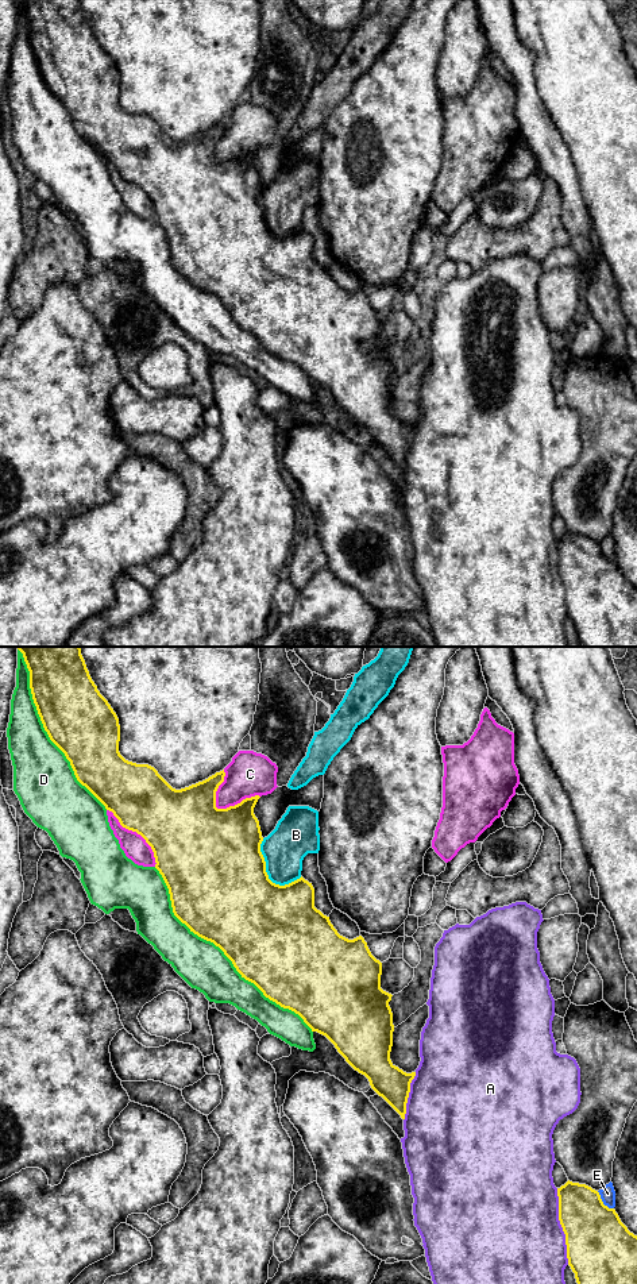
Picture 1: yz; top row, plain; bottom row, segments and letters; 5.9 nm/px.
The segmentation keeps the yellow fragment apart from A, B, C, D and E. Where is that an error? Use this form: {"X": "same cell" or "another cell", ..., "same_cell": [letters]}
{"A": "another cell", "B": "another cell", "C": "another cell", "D": "another cell", "E": "another cell", "same_cell": []}

